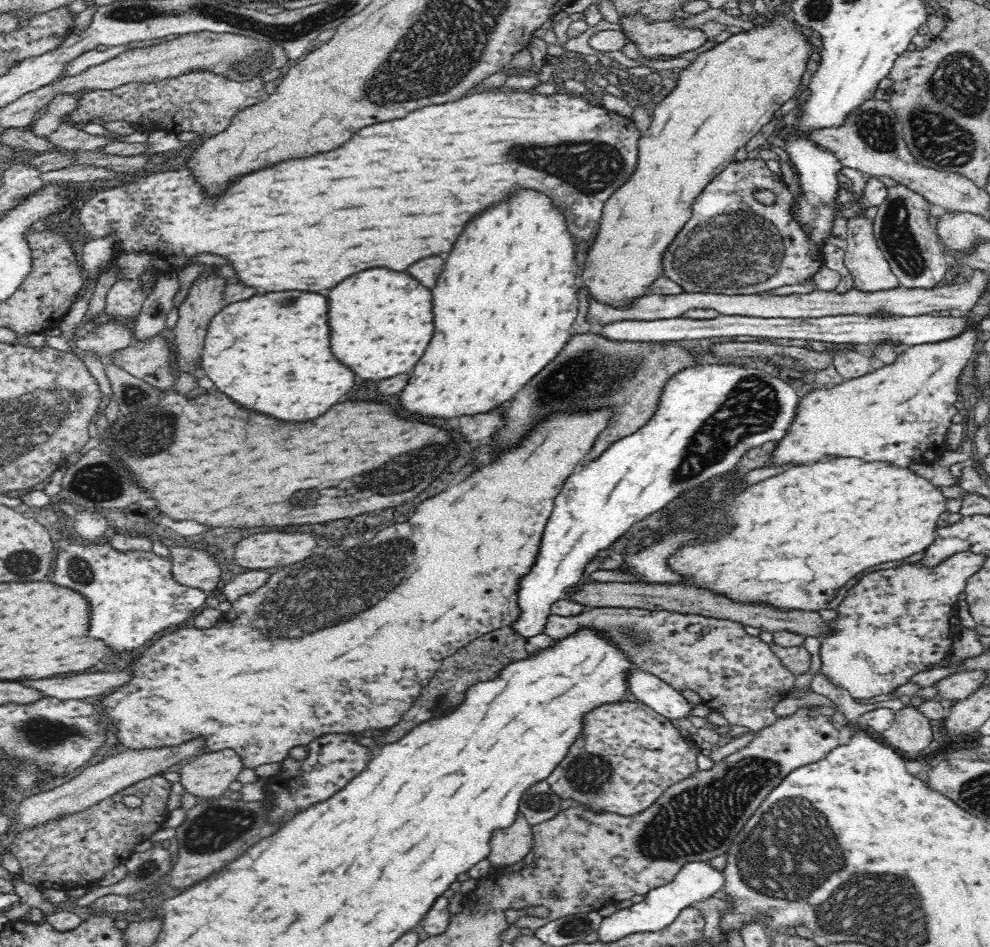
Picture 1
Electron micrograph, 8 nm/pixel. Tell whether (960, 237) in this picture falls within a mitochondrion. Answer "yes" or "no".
no

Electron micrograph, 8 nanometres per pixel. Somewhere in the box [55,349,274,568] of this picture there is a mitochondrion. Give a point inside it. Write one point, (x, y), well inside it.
(144, 431)

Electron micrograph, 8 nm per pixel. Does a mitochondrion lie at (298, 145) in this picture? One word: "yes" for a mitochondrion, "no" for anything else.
no

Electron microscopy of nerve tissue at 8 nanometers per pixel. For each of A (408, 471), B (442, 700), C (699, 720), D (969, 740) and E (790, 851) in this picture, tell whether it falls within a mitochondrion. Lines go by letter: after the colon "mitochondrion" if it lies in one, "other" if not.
A: mitochondrion
B: mitochondrion
C: other
D: other
E: mitochondrion

